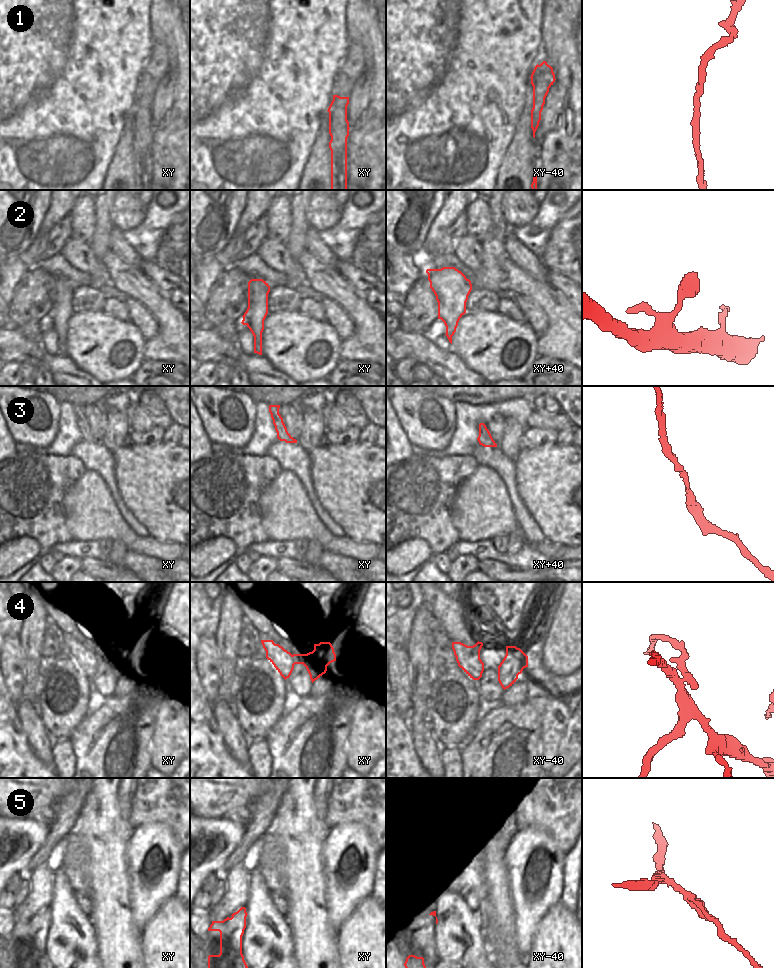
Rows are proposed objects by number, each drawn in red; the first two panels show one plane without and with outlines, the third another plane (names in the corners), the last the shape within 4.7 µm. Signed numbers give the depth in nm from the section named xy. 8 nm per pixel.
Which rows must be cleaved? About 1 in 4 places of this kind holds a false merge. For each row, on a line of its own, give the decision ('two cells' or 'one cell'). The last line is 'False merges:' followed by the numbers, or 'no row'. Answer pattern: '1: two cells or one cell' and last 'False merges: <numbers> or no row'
1: one cell
2: one cell
3: one cell
4: two cells
5: two cells
False merges: 4, 5

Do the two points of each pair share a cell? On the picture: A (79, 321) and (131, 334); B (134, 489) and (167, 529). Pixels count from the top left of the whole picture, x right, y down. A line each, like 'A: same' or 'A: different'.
A: same
B: same

